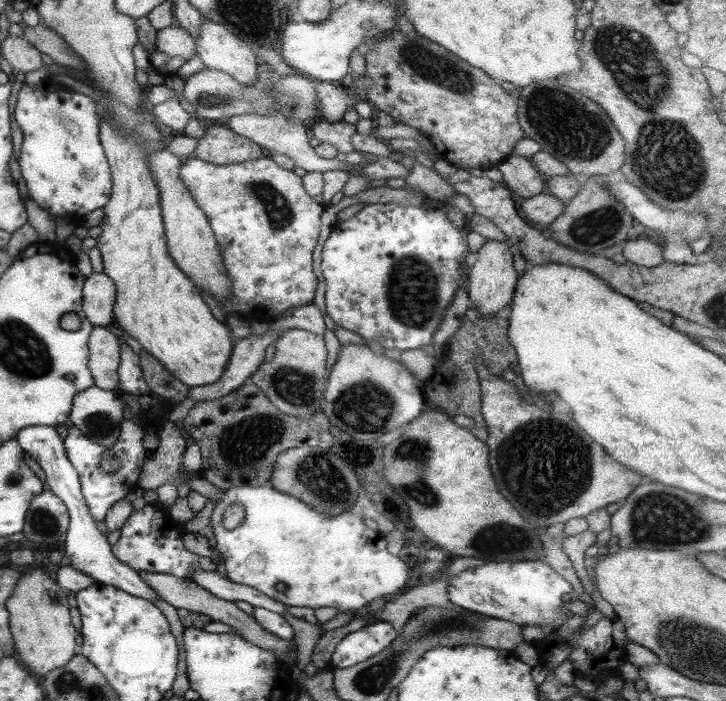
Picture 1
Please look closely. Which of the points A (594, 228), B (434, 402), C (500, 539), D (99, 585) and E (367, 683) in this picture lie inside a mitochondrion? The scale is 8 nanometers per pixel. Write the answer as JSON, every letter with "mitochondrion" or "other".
{"A":"mitochondrion","B":"other","C":"mitochondrion","D":"other","E":"mitochondrion"}

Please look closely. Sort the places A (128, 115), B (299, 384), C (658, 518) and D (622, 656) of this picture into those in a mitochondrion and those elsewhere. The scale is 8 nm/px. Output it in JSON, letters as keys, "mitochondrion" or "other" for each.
{"A":"other","B":"mitochondrion","C":"mitochondrion","D":"other"}

